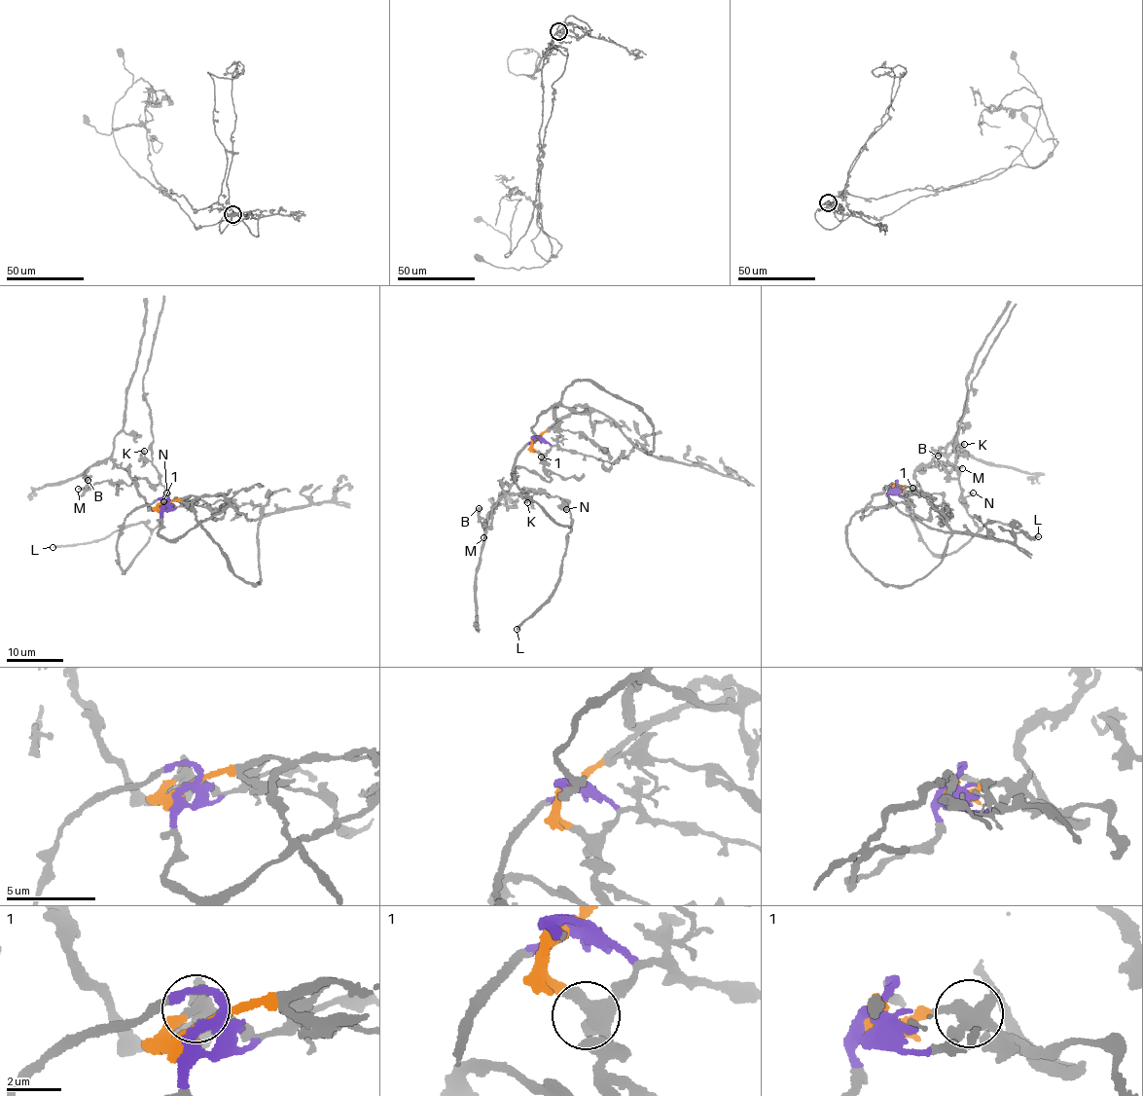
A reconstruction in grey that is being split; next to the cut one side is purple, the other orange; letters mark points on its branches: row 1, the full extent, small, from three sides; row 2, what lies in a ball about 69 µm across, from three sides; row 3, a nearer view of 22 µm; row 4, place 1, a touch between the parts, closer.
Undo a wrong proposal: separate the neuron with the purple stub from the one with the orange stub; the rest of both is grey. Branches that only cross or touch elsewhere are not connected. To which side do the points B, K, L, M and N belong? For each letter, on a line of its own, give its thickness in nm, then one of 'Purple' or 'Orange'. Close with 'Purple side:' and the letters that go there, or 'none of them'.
B: Thickness 500 nm. Orange
K: Thickness 400 nm. Purple
L: Thickness 300 nm. Purple
M: Thickness 280 nm. Orange
N: Thickness 300 nm. Purple
Purple side: K, L, N

